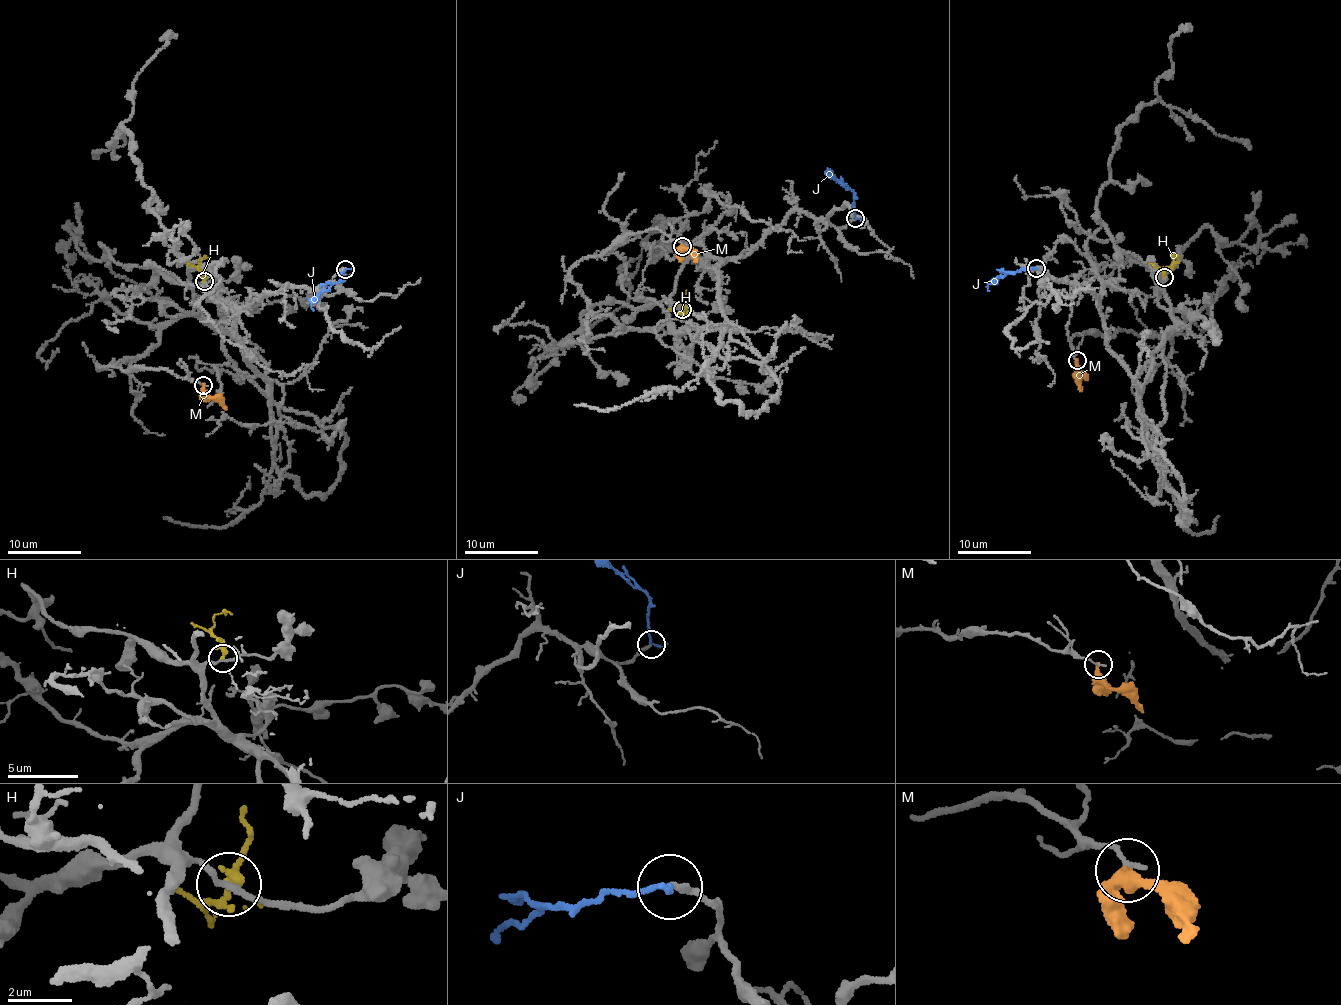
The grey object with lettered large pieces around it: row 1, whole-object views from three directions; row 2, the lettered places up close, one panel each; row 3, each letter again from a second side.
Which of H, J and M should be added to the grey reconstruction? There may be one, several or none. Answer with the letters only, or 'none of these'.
J

